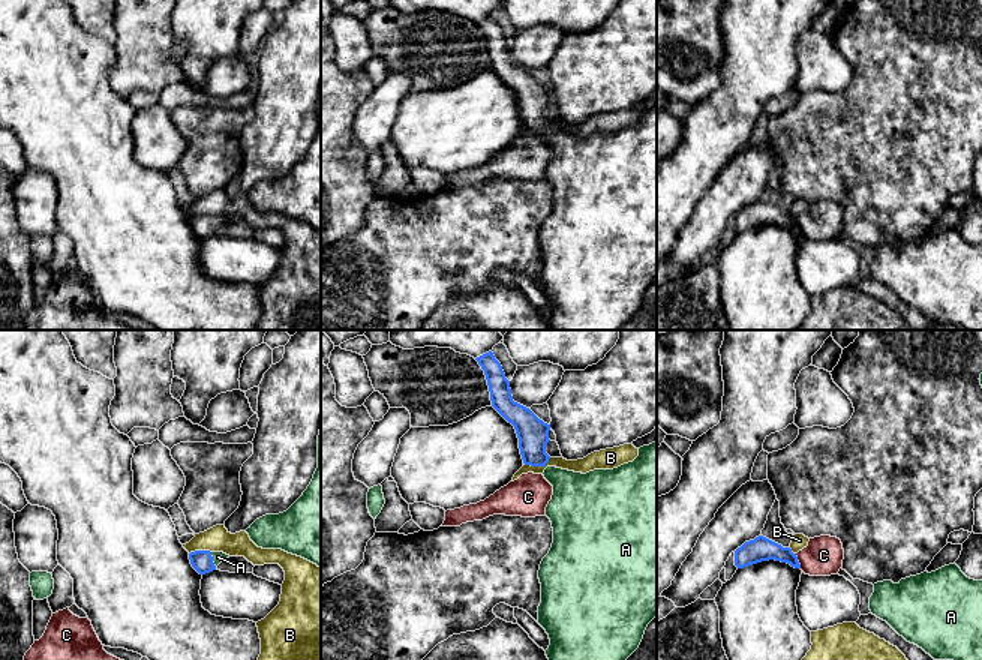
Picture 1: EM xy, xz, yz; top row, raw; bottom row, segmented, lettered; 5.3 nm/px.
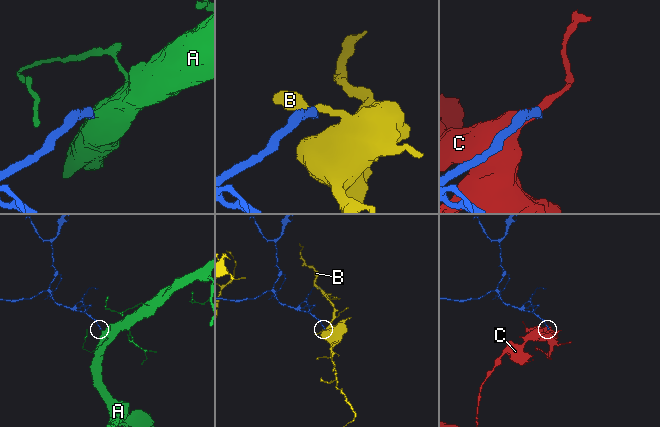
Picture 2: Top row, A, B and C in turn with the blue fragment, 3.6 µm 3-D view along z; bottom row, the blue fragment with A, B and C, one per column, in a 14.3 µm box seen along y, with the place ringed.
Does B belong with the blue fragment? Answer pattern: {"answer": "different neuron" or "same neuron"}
{"answer": "different neuron"}

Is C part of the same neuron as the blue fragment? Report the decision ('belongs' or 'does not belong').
does not belong

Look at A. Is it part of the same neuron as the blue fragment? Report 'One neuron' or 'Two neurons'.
One neuron

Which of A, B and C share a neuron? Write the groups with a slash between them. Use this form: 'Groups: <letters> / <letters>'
Groups: A / B / C

